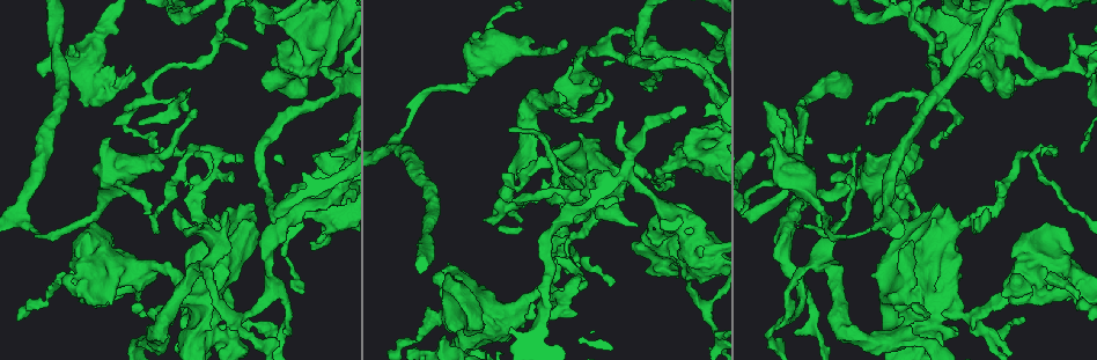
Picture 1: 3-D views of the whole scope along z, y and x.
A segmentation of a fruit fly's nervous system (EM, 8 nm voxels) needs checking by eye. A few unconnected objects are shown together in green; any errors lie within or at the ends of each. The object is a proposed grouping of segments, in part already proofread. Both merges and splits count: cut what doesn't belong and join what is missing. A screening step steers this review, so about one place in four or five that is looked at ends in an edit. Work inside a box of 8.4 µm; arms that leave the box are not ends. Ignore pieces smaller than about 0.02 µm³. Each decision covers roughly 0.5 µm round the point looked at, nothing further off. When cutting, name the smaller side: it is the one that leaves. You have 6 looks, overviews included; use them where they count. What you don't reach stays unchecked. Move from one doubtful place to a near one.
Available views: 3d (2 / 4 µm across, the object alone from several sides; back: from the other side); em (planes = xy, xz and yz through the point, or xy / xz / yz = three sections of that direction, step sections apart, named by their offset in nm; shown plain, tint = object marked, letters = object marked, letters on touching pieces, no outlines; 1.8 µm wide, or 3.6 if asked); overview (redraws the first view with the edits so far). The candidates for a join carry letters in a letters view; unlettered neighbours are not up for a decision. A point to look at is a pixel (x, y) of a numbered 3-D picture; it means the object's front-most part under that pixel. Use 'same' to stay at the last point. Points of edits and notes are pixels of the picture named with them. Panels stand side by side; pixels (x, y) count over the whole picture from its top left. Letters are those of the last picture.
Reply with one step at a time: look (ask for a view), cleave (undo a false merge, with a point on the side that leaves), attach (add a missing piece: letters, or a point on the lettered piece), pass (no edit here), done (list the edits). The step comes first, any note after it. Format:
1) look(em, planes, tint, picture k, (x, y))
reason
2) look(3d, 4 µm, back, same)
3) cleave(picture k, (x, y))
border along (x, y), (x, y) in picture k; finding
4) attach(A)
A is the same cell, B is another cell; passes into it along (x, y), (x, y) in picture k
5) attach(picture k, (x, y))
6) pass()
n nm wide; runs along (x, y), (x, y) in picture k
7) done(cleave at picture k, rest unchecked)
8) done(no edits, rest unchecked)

look(3d, 4 µm, picture 1, (500, 341))
an open end

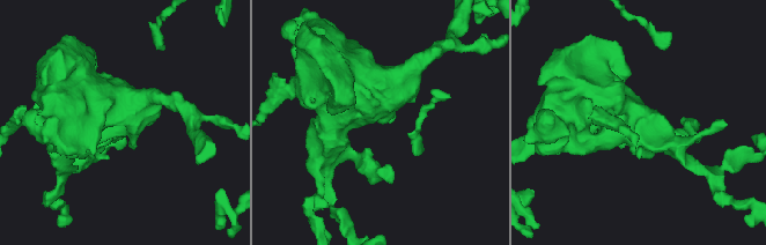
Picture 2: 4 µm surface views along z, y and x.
look(em, 3.6 µm, planes, tint, picture 2, (123, 128))

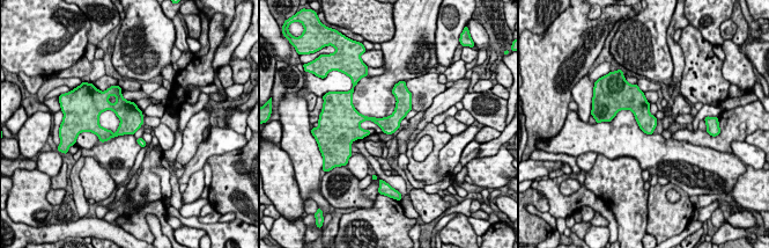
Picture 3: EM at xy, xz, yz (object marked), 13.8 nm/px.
look(em, 3.6 µm, planes, letters, same)

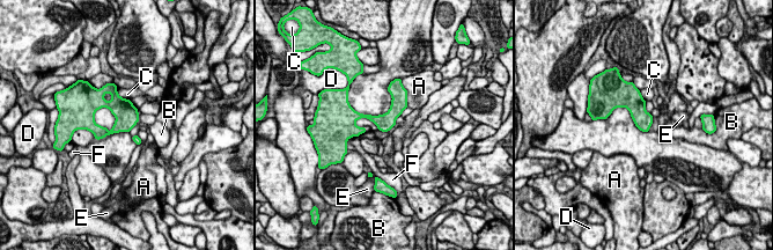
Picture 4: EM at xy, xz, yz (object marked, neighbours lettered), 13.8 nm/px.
pass()
A, B, C, D, E and F are other cells; runs along (404, 97), (387, 118), (356, 116), (351, 122) in picture 4; no lettered piece goes on from it

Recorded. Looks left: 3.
look(em, 3.6 µm, xy, step 16, tint, picture 1, (902, 297))

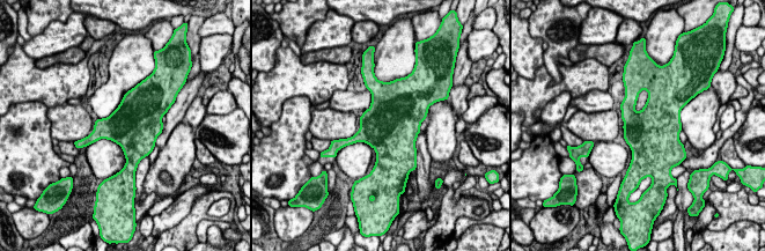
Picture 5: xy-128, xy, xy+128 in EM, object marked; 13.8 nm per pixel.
look(em, 3.6 µm, planes, tint, same)

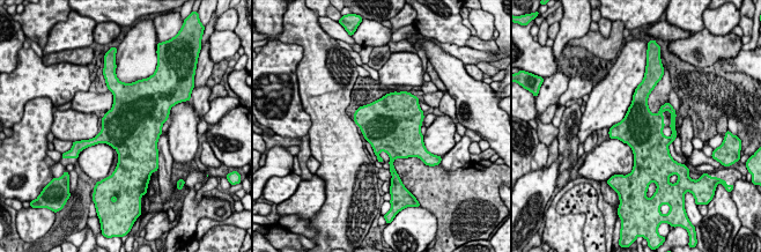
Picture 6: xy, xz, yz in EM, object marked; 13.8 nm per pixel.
look(em, 3.6 µm, planes, letters, same)

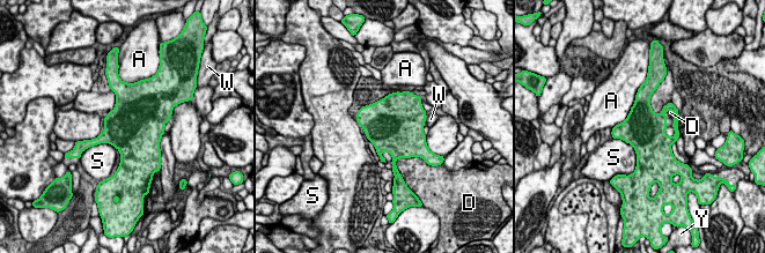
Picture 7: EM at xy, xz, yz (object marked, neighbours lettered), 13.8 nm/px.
pass()
A, D, S, W and Y are other cells; border along (612, 138), (632, 146), (635, 168) in picture 7; continuous, no second neuron

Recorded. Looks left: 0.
done(no edits, rest unchecked)

